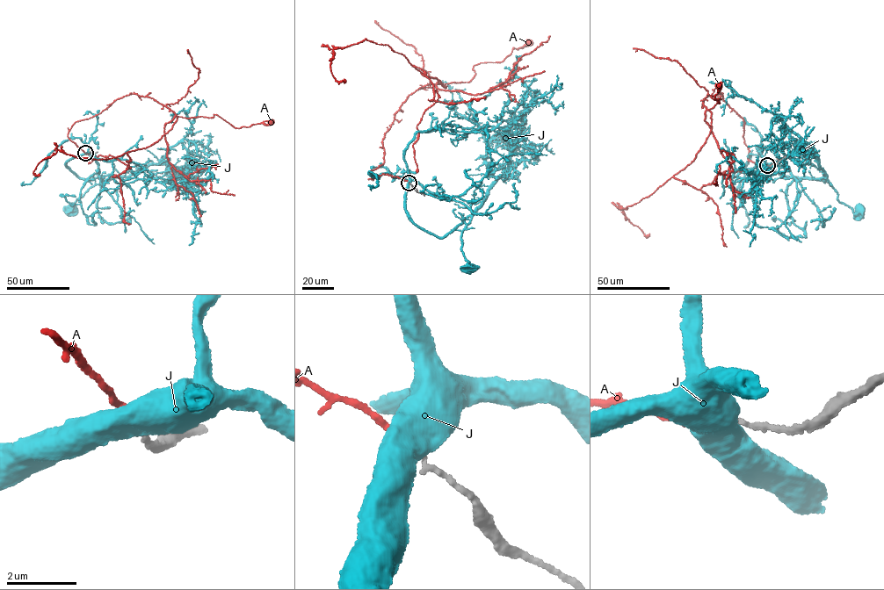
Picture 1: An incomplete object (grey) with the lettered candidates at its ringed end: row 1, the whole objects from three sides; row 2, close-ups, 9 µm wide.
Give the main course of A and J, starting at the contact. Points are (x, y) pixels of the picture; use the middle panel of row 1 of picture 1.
A: (409, 183), (369, 175), (408, 96), (468, 82), (473, 67), (530, 43)
J: (409, 183), (406, 213), (438, 236), (462, 231), (467, 268)

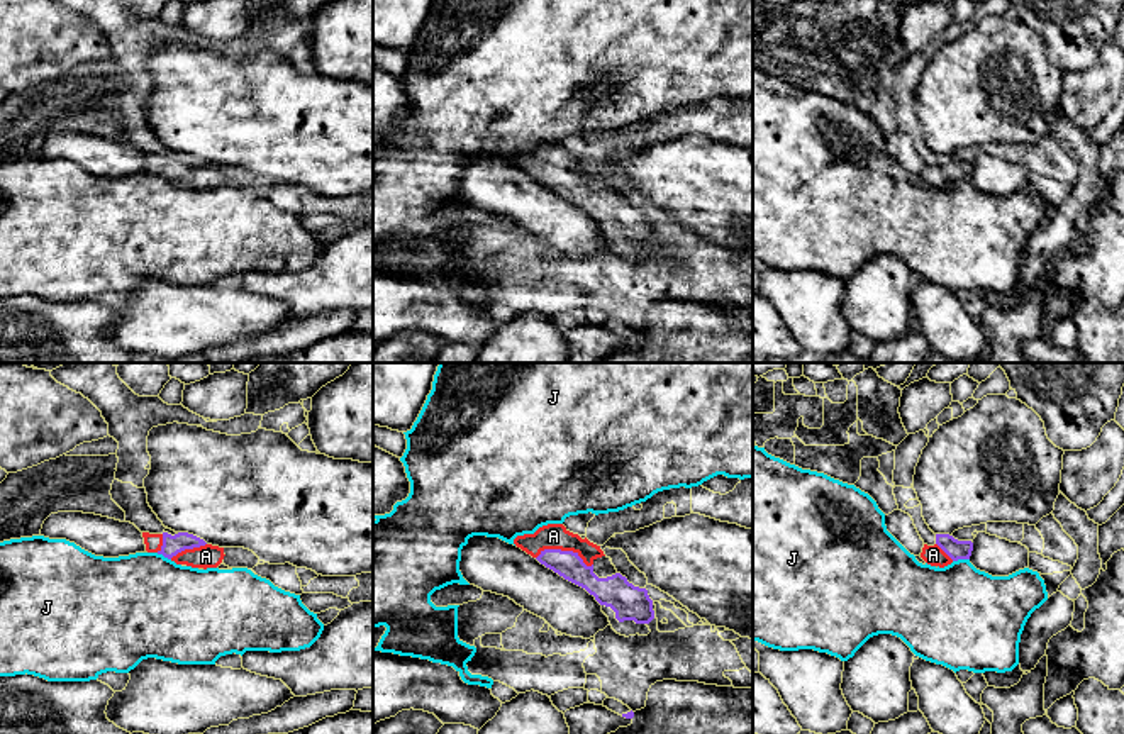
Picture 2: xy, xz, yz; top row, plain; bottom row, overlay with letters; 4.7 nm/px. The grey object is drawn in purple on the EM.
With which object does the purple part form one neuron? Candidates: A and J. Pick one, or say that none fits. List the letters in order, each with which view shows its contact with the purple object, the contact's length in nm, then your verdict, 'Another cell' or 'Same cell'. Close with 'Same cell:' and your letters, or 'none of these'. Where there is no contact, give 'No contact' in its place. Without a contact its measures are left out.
A: Touches purple in xz. Shared border 280 nm. Same cell
J: Touches purple in yz. Shared border 80 nm. Another cell
Same cell: A

